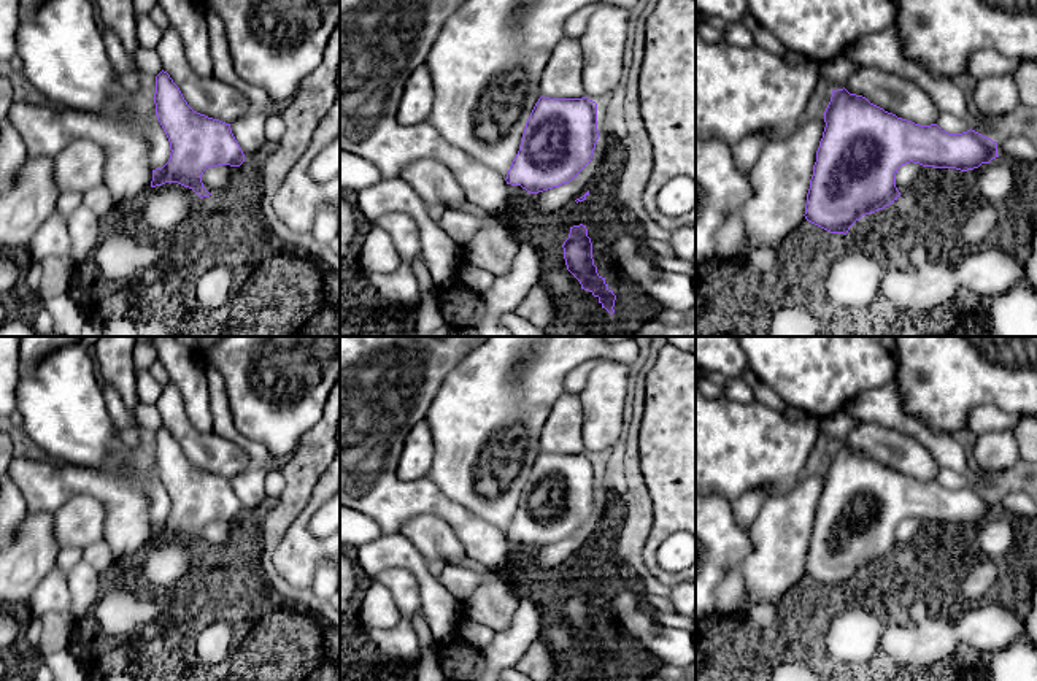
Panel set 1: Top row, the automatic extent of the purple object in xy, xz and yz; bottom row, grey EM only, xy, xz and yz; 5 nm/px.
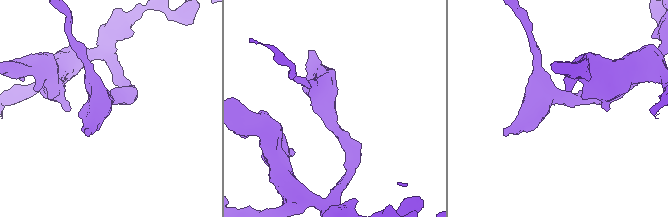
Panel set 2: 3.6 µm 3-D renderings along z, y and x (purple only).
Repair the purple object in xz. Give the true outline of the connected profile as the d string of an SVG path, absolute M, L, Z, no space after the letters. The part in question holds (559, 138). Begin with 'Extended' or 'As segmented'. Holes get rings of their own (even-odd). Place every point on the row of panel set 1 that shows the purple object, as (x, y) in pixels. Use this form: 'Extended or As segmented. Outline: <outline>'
As segmented. Outline: M542 95L505 181L529 194L567 184L591 162L599 137L596 102Z

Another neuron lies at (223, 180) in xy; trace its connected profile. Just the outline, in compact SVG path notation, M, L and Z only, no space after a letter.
M218 165L210 167L202 175L203 187L216 197L226 197L240 186L240 167Z

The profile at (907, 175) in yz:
M905 164L896 173L896 187L902 192L913 192L918 183L918 178L923 171L923 165L919 164Z

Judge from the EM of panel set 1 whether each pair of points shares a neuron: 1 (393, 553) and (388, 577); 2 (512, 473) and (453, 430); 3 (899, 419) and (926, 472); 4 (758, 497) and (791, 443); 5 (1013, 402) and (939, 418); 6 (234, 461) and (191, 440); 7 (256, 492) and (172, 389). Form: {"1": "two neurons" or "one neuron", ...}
{"1": "two neurons", "2": "one neuron", "3": "two neurons", "4": "two neurons", "5": "one neuron", "6": "one neuron", "7": "one neuron"}

